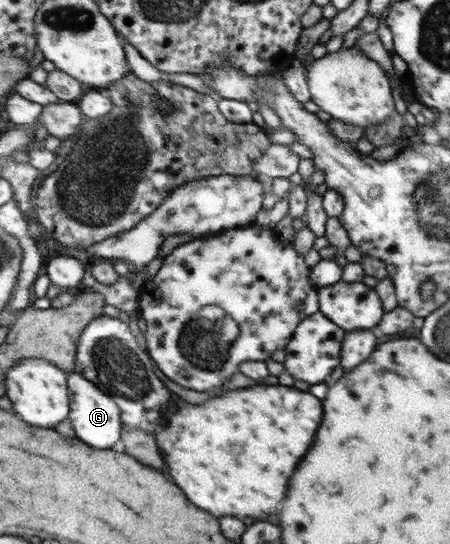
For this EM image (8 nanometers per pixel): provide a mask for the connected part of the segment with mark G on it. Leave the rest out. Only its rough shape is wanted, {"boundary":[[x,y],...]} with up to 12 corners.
{"boundary":[[68,375],[77,438],[100,449],[123,438],[116,399],[88,377]]}

